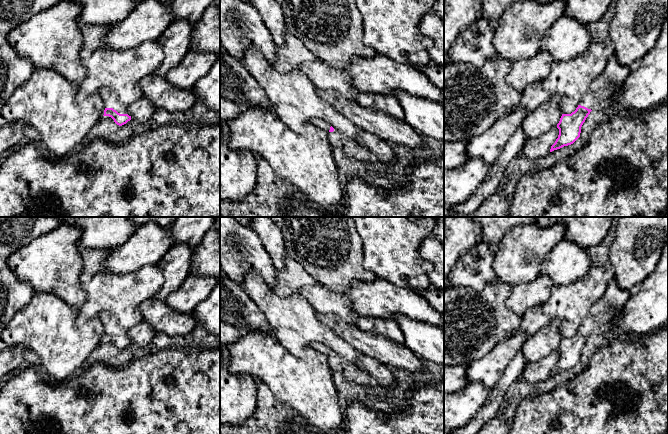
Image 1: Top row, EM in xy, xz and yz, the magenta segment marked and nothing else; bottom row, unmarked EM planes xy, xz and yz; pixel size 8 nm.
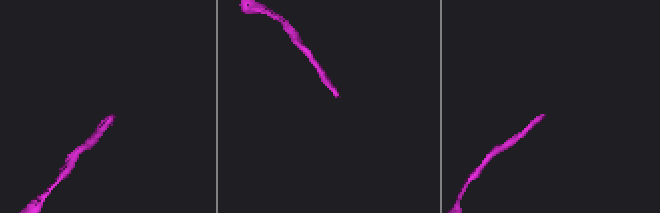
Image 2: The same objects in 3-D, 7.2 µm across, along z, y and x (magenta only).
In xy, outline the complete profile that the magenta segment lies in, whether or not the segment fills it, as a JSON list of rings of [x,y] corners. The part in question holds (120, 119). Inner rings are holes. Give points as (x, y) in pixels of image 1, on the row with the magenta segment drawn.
[[[103,89],[102,97],[105,106],[103,116],[111,117],[119,126],[131,120],[131,116],[128,115],[128,106],[121,103],[111,90]]]

